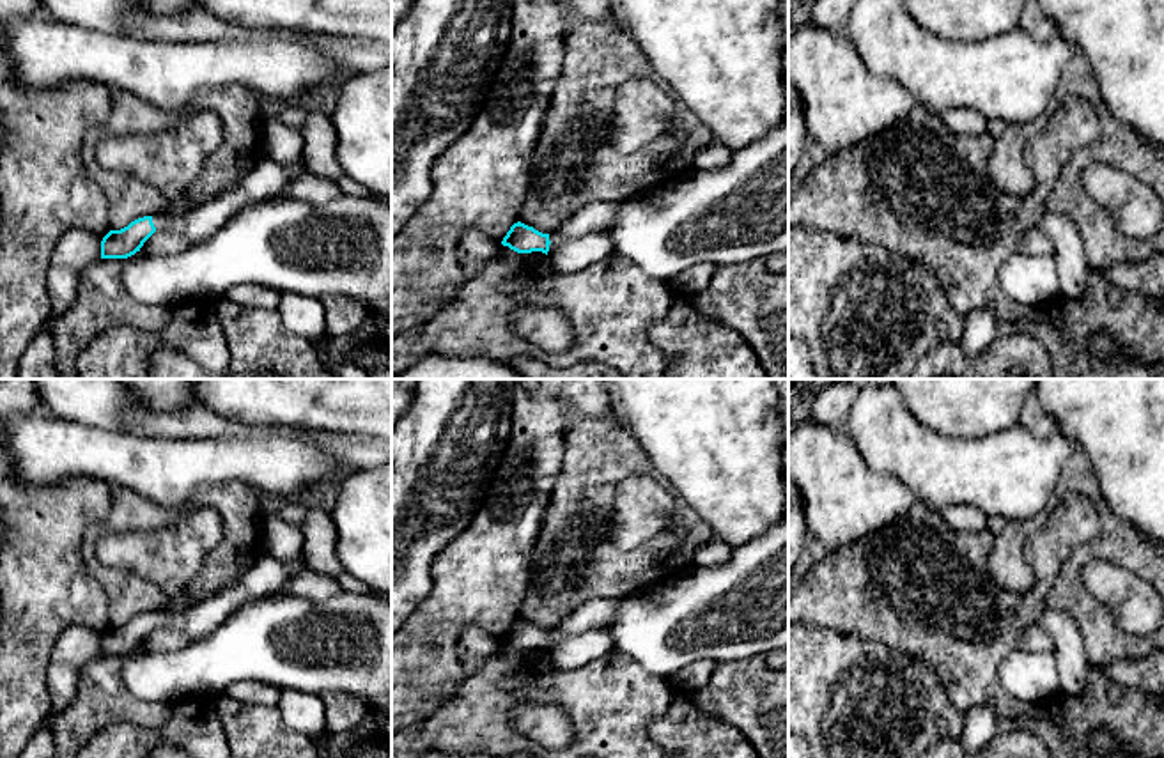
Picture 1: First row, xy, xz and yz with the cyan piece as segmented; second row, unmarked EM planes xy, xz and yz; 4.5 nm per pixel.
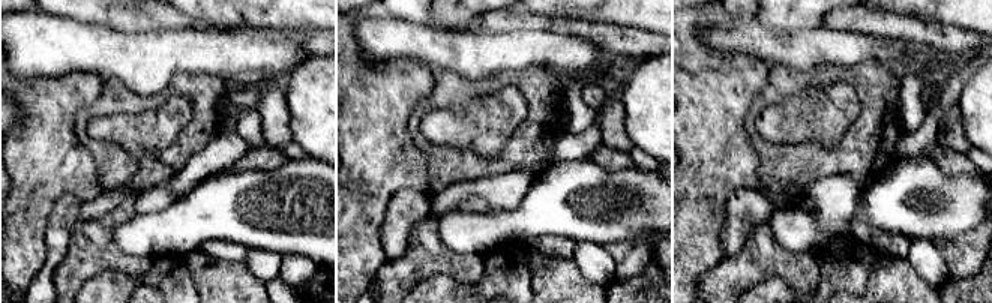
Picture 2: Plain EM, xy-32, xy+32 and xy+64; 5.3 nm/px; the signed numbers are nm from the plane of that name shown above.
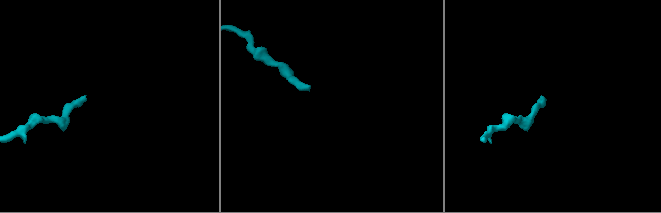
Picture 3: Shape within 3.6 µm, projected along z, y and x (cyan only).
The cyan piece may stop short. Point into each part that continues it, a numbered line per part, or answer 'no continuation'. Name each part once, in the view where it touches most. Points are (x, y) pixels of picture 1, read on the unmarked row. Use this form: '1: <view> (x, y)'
1: xy (266, 576)

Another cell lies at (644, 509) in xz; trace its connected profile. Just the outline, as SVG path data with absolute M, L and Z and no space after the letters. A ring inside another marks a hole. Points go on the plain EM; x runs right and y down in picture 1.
M636 475L615 492L611 542L636 549L679 524L677 498L654 476Z

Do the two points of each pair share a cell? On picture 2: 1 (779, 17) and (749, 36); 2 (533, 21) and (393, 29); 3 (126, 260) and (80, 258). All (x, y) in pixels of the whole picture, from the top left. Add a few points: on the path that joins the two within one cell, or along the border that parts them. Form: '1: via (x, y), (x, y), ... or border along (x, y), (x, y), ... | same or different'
1: border along (755, 20), (773, 32), (799, 32) | different
2: border along (474, 27), (512, 32) | different
3: via (114, 260), (92, 258) | same

